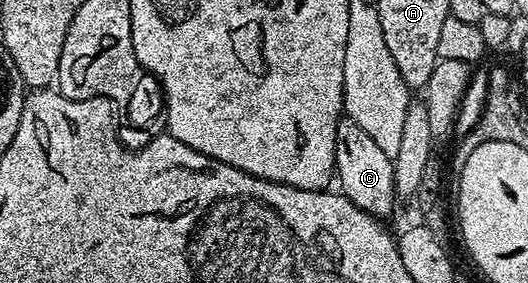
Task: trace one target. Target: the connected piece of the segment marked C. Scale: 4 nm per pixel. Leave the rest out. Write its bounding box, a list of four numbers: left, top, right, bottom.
[334,119,394,219]

